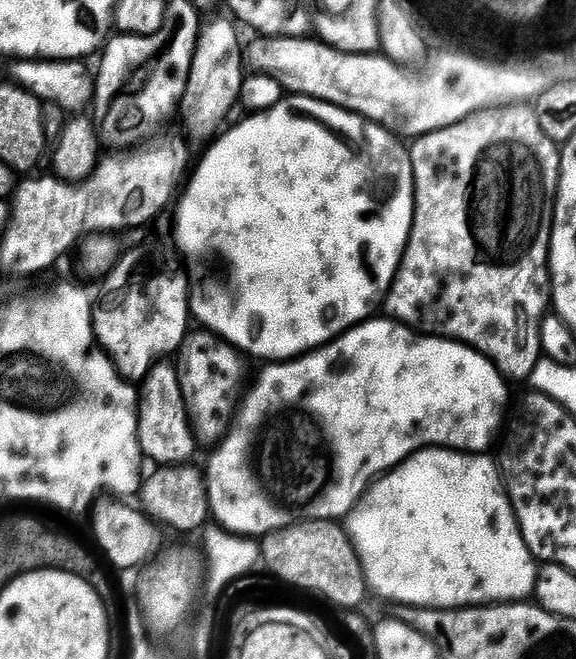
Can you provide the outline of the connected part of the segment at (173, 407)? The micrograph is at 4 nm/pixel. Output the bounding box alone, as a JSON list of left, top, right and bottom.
[138,361,198,466]

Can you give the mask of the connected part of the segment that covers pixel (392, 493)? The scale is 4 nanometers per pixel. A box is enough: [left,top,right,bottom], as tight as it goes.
[346,448,520,610]

